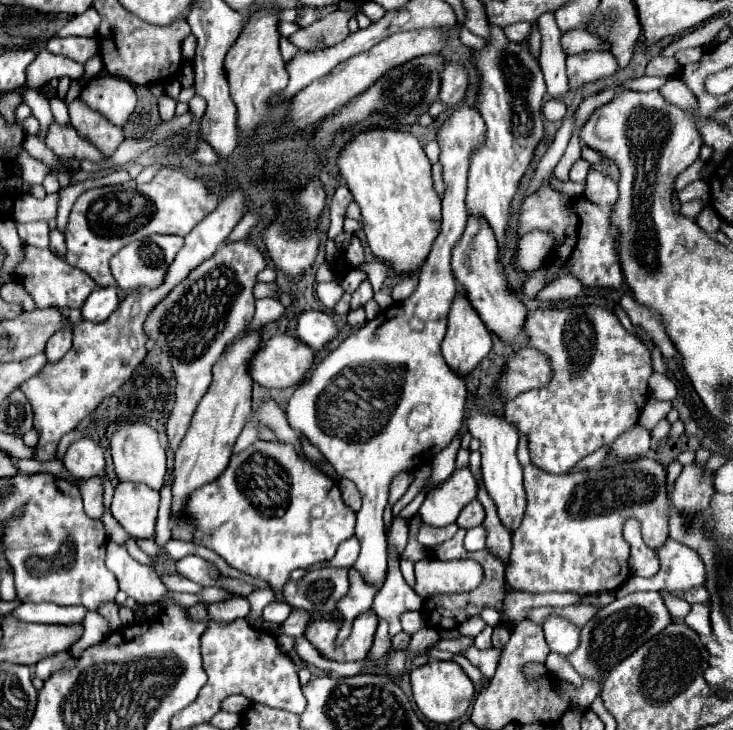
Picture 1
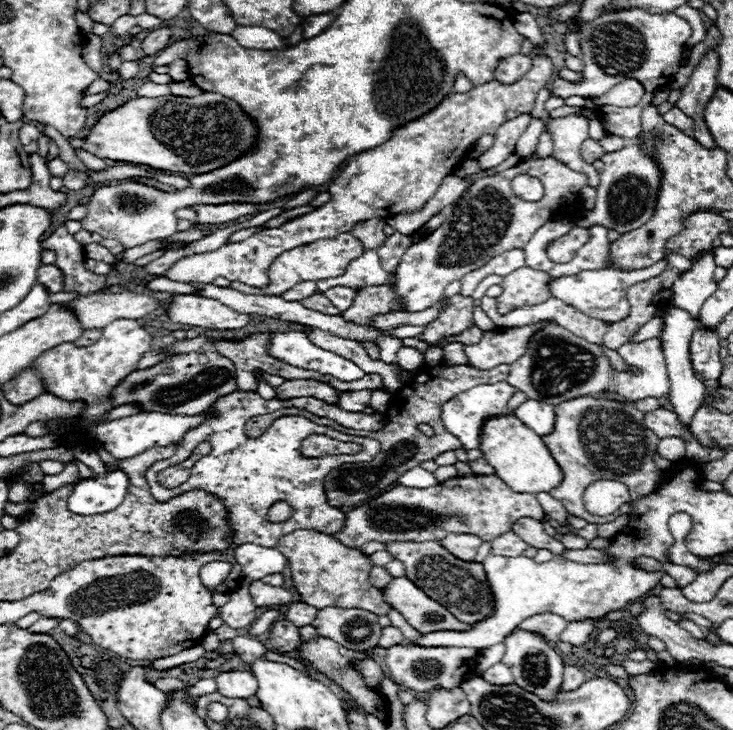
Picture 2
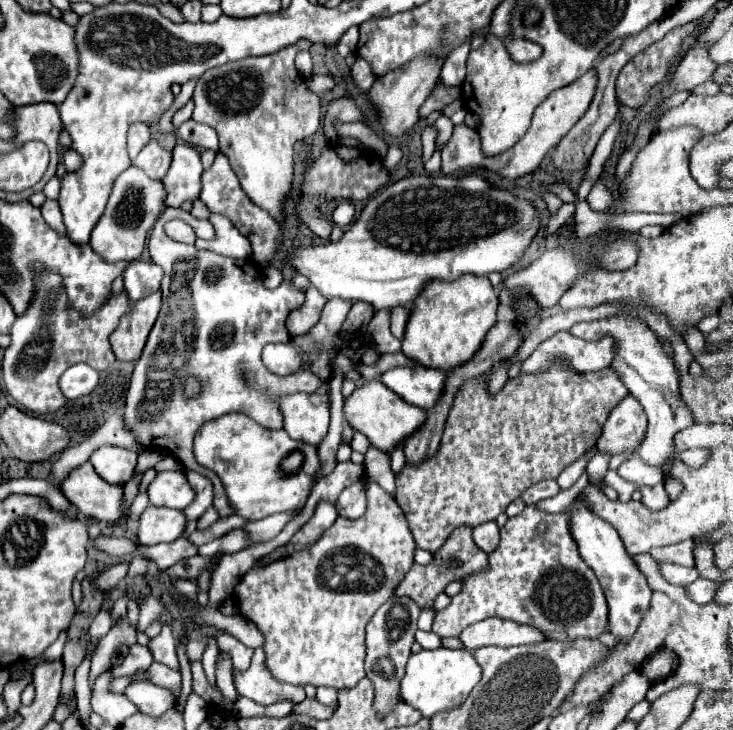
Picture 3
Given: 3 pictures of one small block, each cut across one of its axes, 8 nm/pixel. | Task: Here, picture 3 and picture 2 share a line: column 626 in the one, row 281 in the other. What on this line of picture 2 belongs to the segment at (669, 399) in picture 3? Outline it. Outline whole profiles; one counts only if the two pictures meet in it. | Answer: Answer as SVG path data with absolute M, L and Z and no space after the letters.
M366 250L360 258L356 258L342 276L330 278L330 280L318 280L318 292L326 292L334 286L348 286L352 290L360 290L366 286L380 286L386 284L392 274L382 270L378 262L376 250Z

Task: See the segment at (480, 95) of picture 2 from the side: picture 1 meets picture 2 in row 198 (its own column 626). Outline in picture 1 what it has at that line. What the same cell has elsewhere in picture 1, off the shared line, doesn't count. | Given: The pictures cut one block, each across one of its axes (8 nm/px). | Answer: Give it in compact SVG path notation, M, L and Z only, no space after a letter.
M594 304L572 308L540 306L534 310L534 314L528 316L526 332L530 336L528 346L542 350L550 358L554 374L548 388L528 390L512 398L506 404L504 416L518 424L520 434L528 436L532 464L550 474L564 474L600 446L612 444L616 436L638 422L640 412L648 400L648 378L652 374L650 350L620 324L612 310Z

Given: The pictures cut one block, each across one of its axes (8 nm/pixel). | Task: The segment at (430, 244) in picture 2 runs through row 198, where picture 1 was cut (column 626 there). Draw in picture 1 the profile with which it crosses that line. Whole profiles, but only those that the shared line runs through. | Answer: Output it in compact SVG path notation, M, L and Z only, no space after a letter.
M520 436L518 460L524 468L526 512L520 528L512 534L512 552L506 568L506 582L520 592L576 592L576 594L600 594L620 588L630 578L628 556L630 544L622 536L624 522L634 518L640 522L642 538L648 548L658 548L668 538L668 516L672 502L666 490L666 470L652 458L618 460L604 466L600 472L570 470L566 474L548 474L536 468L528 456L528 440Z

